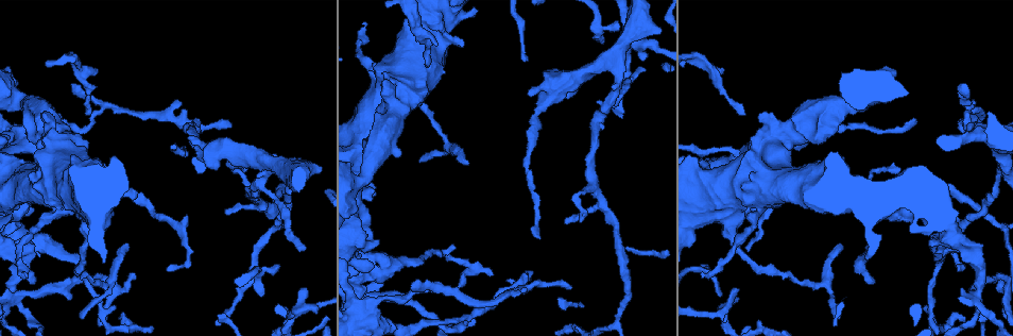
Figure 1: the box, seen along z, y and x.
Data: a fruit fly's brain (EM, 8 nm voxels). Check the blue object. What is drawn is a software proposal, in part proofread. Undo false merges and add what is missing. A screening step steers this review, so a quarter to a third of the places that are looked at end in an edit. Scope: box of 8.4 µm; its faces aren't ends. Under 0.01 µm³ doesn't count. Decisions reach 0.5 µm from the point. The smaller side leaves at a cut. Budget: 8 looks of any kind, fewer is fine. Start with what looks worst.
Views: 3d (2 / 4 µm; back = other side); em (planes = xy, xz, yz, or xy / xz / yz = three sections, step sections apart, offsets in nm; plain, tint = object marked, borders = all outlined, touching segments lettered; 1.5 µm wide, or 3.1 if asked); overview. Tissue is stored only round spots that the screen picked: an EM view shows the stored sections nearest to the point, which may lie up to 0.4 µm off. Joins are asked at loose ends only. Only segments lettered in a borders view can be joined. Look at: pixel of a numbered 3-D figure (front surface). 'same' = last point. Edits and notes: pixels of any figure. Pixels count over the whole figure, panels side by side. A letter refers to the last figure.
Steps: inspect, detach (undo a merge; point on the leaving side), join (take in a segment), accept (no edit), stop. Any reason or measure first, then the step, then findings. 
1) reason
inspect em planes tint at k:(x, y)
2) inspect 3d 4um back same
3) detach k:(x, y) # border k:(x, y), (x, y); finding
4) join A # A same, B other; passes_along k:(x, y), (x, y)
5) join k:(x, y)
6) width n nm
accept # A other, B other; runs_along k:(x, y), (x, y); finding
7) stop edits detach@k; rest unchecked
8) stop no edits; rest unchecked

an open end
inspect 3d 4um back at 1:(304, 249)

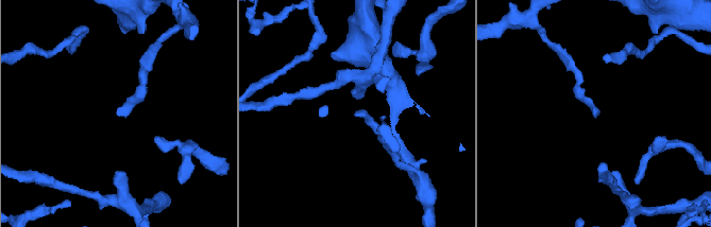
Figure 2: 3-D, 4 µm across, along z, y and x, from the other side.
now the EM
inspect em planes plain at 2:(592, 114)

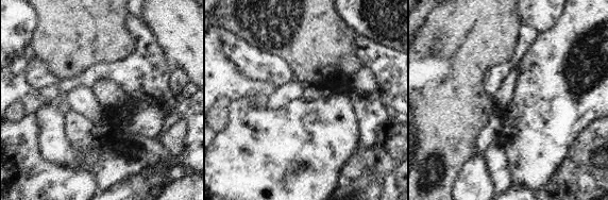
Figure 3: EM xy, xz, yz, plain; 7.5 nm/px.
see the neighbours
inspect em planes borders same

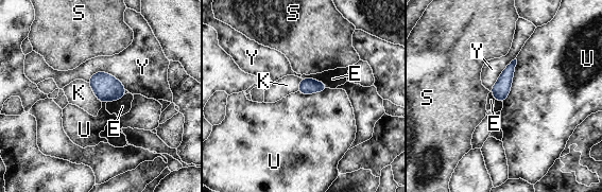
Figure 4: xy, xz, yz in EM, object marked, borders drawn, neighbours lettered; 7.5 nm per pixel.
longest_contact U 360 nm
accept # E other, K other, S other, U other, Y other; border 4:(516, 58), (512, 86), (502, 102); none of them fits

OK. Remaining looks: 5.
free end
inspect 3d 2um at 1:(527, 93)

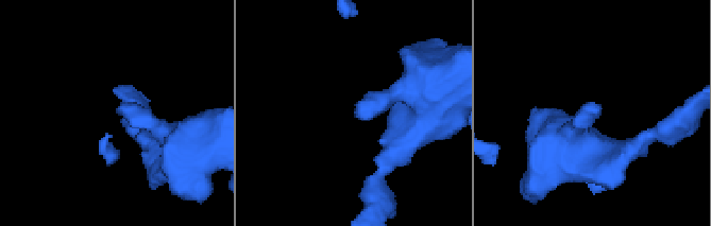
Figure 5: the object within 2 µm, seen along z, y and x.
inspect em planes borders at 5:(593, 110)

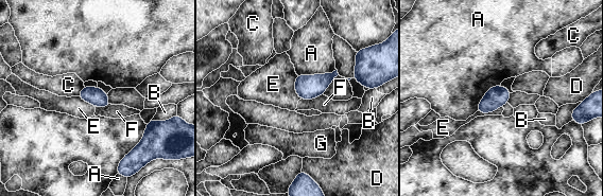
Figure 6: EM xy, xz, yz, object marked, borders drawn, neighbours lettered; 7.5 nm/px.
accept # A other, B other, C other, D other, E other, F other, G other; border 6:(322, 93), (314, 98), (300, 100); no lettered segment goes on from it

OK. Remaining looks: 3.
free end
inspect 3d 4um at 1:(568, 286)

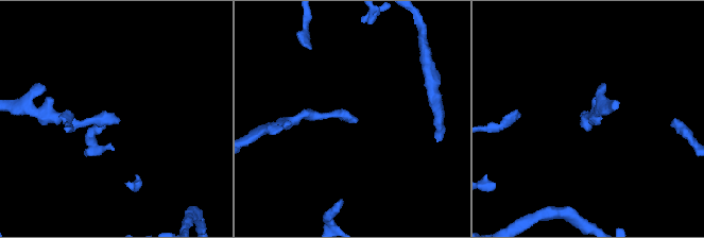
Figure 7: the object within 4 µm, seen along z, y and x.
need the tissue
inspect em planes borders at 7:(117, 120)

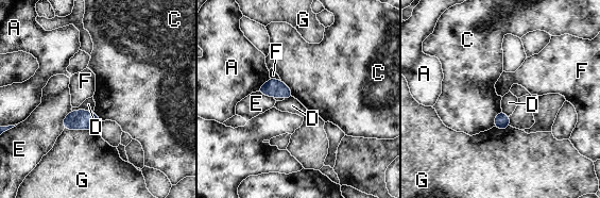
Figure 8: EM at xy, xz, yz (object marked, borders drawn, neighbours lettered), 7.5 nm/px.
width 90 nm
accept # A other, C other, D other, E other, F other, G other; border 8:(501, 111), (496, 115), (493, 126); none of them fits

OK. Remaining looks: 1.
an open end
inspect em planes borders at 1:(463, 43)

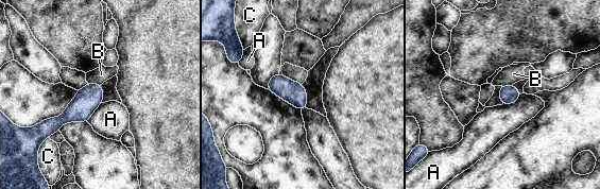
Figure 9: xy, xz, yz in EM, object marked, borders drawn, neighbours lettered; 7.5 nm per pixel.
accept # A other, B other, C other; border 9:(521, 93), (514, 102), (502, 104); none of them fits

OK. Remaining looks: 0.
stop no edits; rest unchecked

